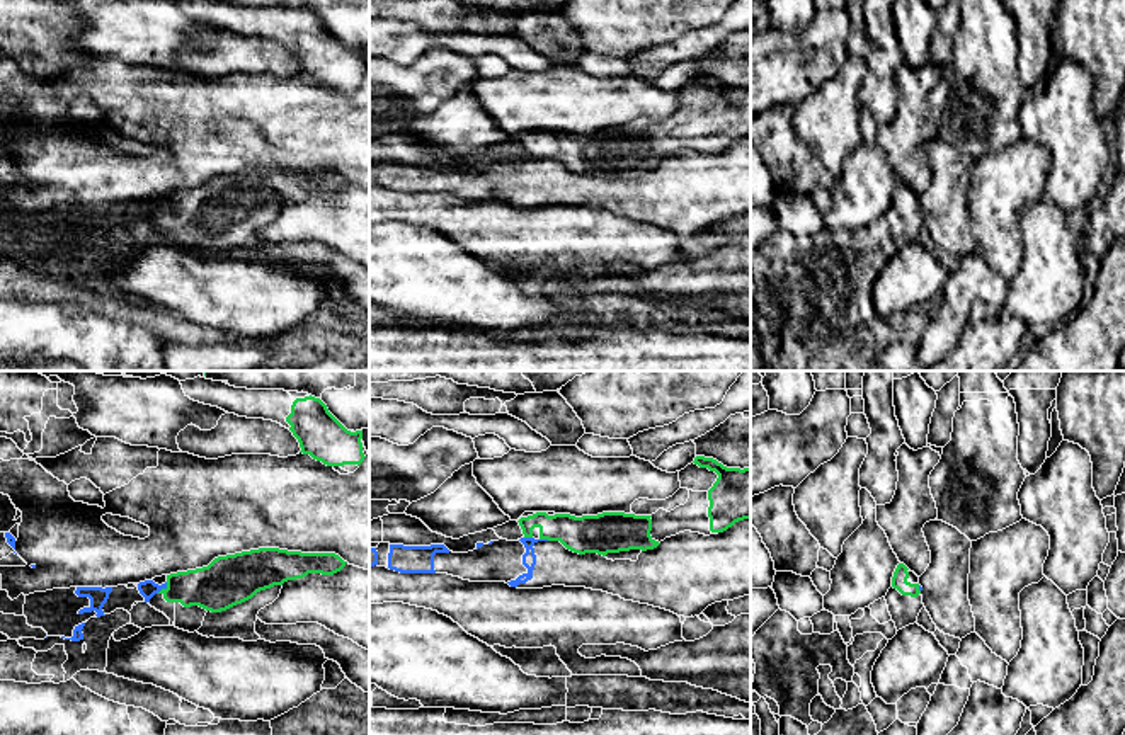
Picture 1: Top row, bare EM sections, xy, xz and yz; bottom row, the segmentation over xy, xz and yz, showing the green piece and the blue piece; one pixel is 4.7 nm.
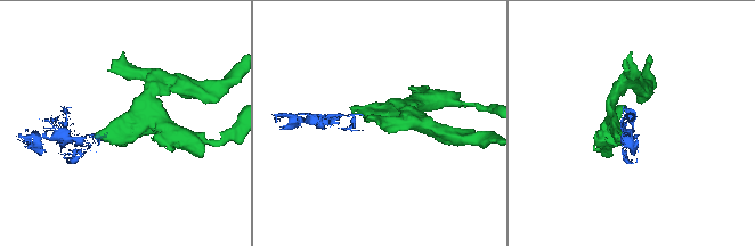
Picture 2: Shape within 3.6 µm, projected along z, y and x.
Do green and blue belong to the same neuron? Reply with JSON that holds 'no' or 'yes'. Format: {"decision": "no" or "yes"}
{"decision": "no"}

